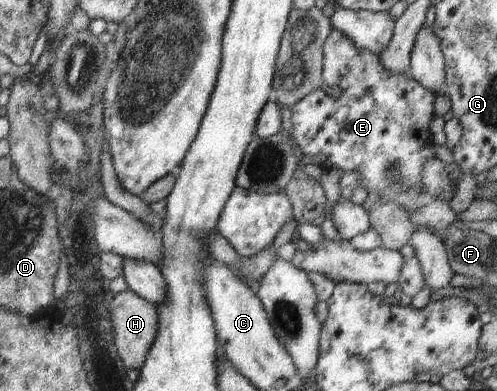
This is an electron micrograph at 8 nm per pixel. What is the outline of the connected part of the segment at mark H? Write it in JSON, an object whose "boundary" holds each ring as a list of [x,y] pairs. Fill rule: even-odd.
{"boundary":[[[128,288],[113,295],[111,303],[105,307],[105,311],[107,319],[115,328],[115,341],[121,359],[128,368],[140,370],[145,365],[147,355],[150,354],[155,339],[158,338],[158,307]]]}

